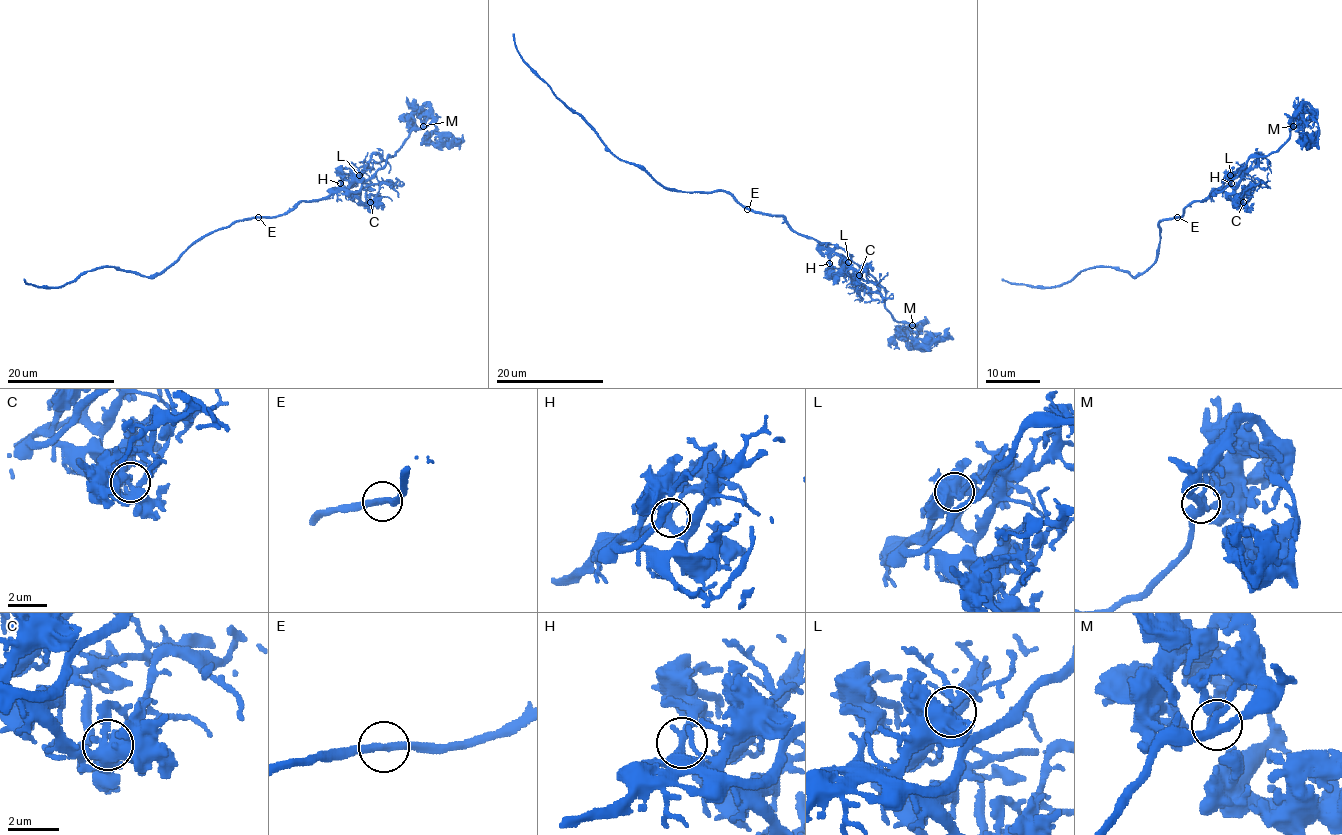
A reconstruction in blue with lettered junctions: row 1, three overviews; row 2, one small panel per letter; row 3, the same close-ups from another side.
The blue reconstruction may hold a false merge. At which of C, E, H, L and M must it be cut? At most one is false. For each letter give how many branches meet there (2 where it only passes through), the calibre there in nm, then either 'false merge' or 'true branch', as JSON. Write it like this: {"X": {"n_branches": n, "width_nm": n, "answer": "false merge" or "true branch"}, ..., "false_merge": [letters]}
{"C": {"n_branches": 4, "width_nm": 320, "answer": "true branch"}, "E": {"n_branches": 2, "width_nm": 320, "answer": "true branch"}, "H": {"n_branches": 3, "width_nm": 300, "answer": "true branch"}, "L": {"n_branches": 2, "width_nm": 550, "answer": "true branch"}, "M": {"n_branches": 3, "width_nm": 320, "answer": "true branch"}, "false_merge": []}

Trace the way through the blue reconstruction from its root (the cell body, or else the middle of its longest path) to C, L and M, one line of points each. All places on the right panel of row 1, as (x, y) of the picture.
C: (1175, 217), (1180, 217), (1187, 206), (1215, 190), (1222, 190), (1236, 204), (1243, 202)
L: (1175, 217), (1180, 217), (1187, 206), (1218, 190), (1230, 175)
M: (1175, 217), (1180, 217), (1187, 206), (1230, 182), (1250, 158), (1274, 153), (1286, 140), (1293, 126)

